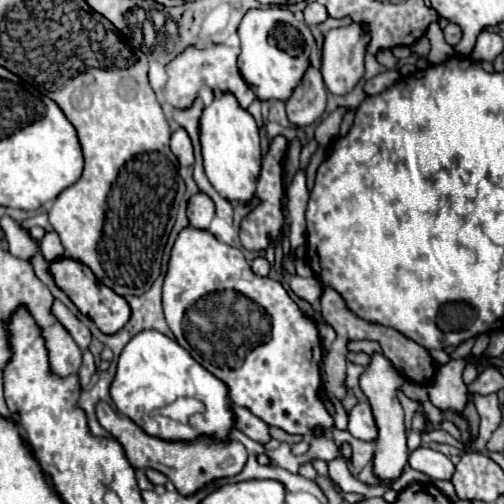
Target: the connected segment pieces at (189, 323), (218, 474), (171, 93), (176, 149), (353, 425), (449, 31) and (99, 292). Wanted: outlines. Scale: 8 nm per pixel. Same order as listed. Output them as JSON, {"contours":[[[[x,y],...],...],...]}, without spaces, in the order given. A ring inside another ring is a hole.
{"contours":[[[[185,227],[177,235],[169,257],[163,283],[163,311],[177,343],[229,387],[229,399],[235,405],[247,407],[267,425],[275,425],[287,433],[311,435],[315,427],[333,427],[333,417],[327,413],[319,397],[323,347],[315,321],[299,311],[279,281],[255,275],[239,249],[217,241],[209,231]]],[[[99,401],[95,405],[95,415],[97,415],[97,421],[101,423],[101,427],[107,429],[123,445],[127,459],[131,461],[131,465],[135,469],[161,471],[175,483],[175,487],[181,495],[191,495],[213,479],[237,475],[249,457],[245,445],[239,443],[237,439],[213,439],[213,435],[199,435],[193,441],[169,443],[167,439],[157,439],[153,435],[145,435],[145,431],[141,431],[141,427],[137,427],[137,423],[133,423],[129,417],[115,413],[103,401]]],[[[209,45],[205,49],[195,49],[195,47],[187,47],[181,55],[177,55],[165,69],[167,69],[167,75],[169,75],[169,81],[167,81],[167,87],[165,87],[165,101],[171,105],[171,107],[179,107],[179,109],[185,109],[193,103],[193,99],[197,97],[199,89],[201,89],[201,79],[207,81],[207,85],[215,91],[215,93],[221,93],[221,91],[229,91],[237,97],[239,105],[243,109],[247,109],[255,99],[255,91],[245,83],[245,79],[241,77],[239,73],[239,67],[237,67],[237,57],[239,57],[239,47],[227,47],[227,45]]],[[[177,129],[171,135],[171,151],[179,159],[181,167],[193,165],[193,147],[191,147],[191,139],[189,139],[189,135],[187,135],[185,129]]],[[[357,403],[351,411],[349,411],[349,425],[347,431],[363,441],[375,441],[377,437],[377,427],[373,421],[373,413],[369,403]]],[[[449,23],[449,25],[443,29],[443,33],[445,33],[445,41],[447,41],[451,47],[455,47],[455,45],[461,41],[461,29],[459,29],[455,23]]],[[[65,257],[65,259],[57,259],[57,263],[49,263],[49,271],[57,283],[57,287],[75,303],[75,307],[87,315],[89,319],[95,321],[95,325],[111,335],[111,333],[117,333],[127,321],[129,321],[129,315],[131,315],[131,309],[127,305],[127,301],[117,295],[115,291],[111,291],[109,287],[105,287],[103,283],[99,283],[95,279],[95,275],[89,271],[89,267],[85,267],[81,261],[77,259],[71,259],[71,257]]]]}

